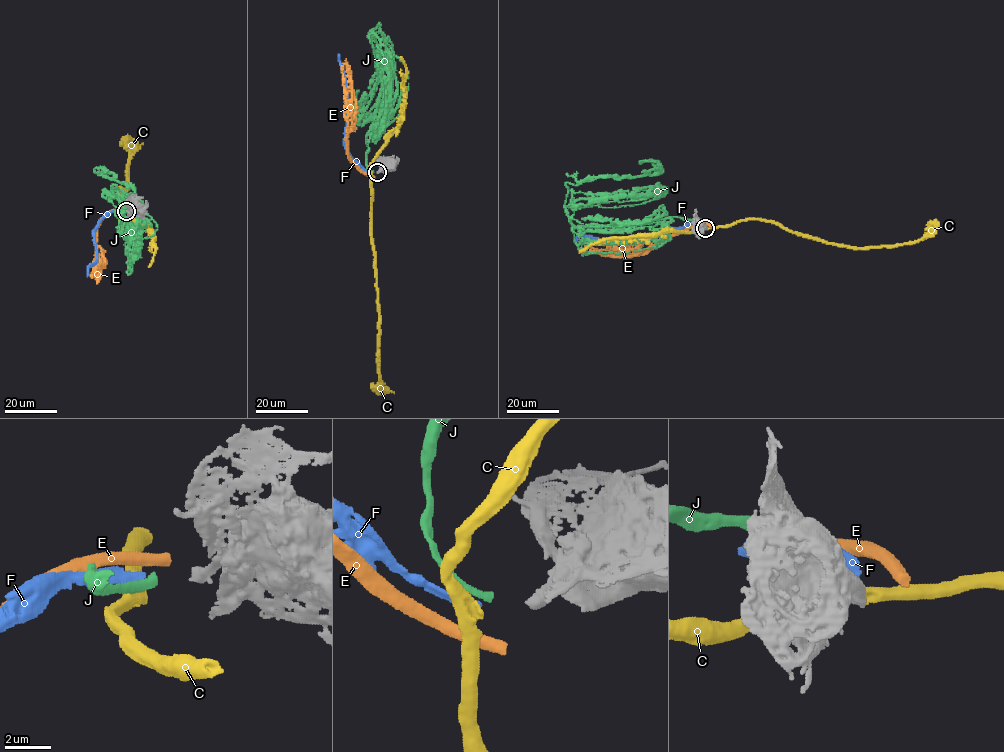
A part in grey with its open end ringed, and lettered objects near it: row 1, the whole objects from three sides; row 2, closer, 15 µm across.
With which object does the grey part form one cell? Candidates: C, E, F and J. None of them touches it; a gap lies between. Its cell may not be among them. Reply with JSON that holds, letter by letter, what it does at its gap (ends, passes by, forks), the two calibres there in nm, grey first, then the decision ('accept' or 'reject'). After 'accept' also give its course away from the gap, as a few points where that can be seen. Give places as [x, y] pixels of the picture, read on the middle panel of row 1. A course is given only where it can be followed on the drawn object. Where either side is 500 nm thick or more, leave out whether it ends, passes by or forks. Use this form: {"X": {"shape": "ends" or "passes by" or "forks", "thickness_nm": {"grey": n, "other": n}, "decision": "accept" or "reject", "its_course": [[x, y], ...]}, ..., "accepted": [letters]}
{"C": {"shape": "passes by", "thickness_nm": {"grey": 460, "other": 440}, "decision": "reject"}, "E": {"thickness_nm": {"grey": 460, "other": 550}, "decision": "reject"}, "F": {"shape": "ends", "thickness_nm": {"grey": 460, "other": 320}, "decision": "reject"}, "J": {"shape": "ends", "thickness_nm": {"grey": 460, "other": 380}, "decision": "accept", "its_course": [[373, 171], [366, 133], [381, 84], [373, 34], [377, 80], [360, 117], [380, 76], [380, 52], [369, 39]]}, "accepted": ["J"]}

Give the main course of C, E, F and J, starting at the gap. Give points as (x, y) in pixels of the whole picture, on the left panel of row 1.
C: (121, 213), (120, 186), (124, 190), (128, 186), (127, 134)
E: (124, 210), (108, 213), (96, 228), (96, 251), (103, 256), (105, 262), (104, 265), (98, 266), (94, 276)
F: (121, 211), (106, 214), (94, 231), (96, 262), (88, 268), (87, 276)
J: (122, 211), (115, 215), (130, 234), (127, 248), (118, 231), (126, 217), (110, 192), (130, 212), (118, 226)

